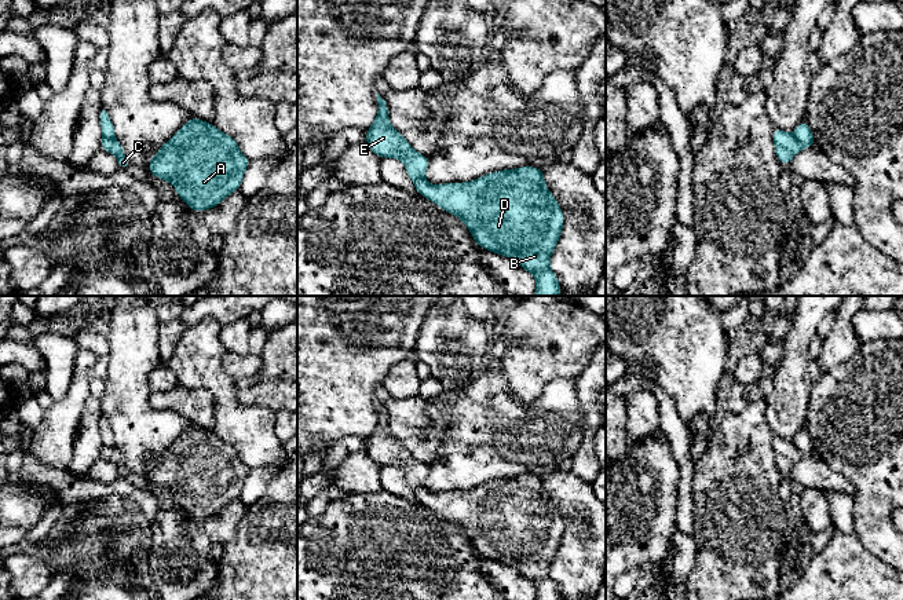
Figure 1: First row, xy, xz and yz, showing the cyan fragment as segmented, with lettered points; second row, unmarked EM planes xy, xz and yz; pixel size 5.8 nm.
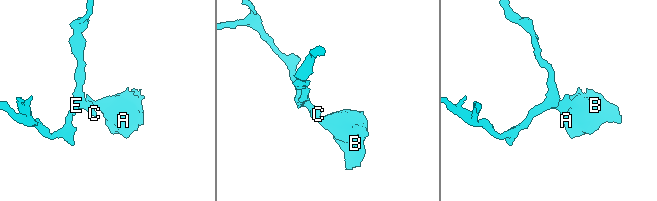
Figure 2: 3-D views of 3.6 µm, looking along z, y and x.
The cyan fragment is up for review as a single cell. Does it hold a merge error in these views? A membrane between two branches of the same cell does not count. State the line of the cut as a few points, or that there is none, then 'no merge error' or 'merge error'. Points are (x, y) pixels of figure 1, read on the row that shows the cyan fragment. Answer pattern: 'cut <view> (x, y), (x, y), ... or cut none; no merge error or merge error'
cut xy (105, 136), (114, 139); merge error

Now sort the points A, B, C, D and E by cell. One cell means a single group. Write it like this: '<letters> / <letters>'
A B D / C E

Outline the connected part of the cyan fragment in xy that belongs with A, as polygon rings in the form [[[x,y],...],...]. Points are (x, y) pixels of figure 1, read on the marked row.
[[[193,117],[150,158],[149,169],[171,182],[189,208],[201,212],[240,190],[249,162],[235,138]]]

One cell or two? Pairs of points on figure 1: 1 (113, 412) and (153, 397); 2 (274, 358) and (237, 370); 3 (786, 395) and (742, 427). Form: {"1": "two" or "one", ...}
{"1": "two", "2": "two", "3": "two"}

